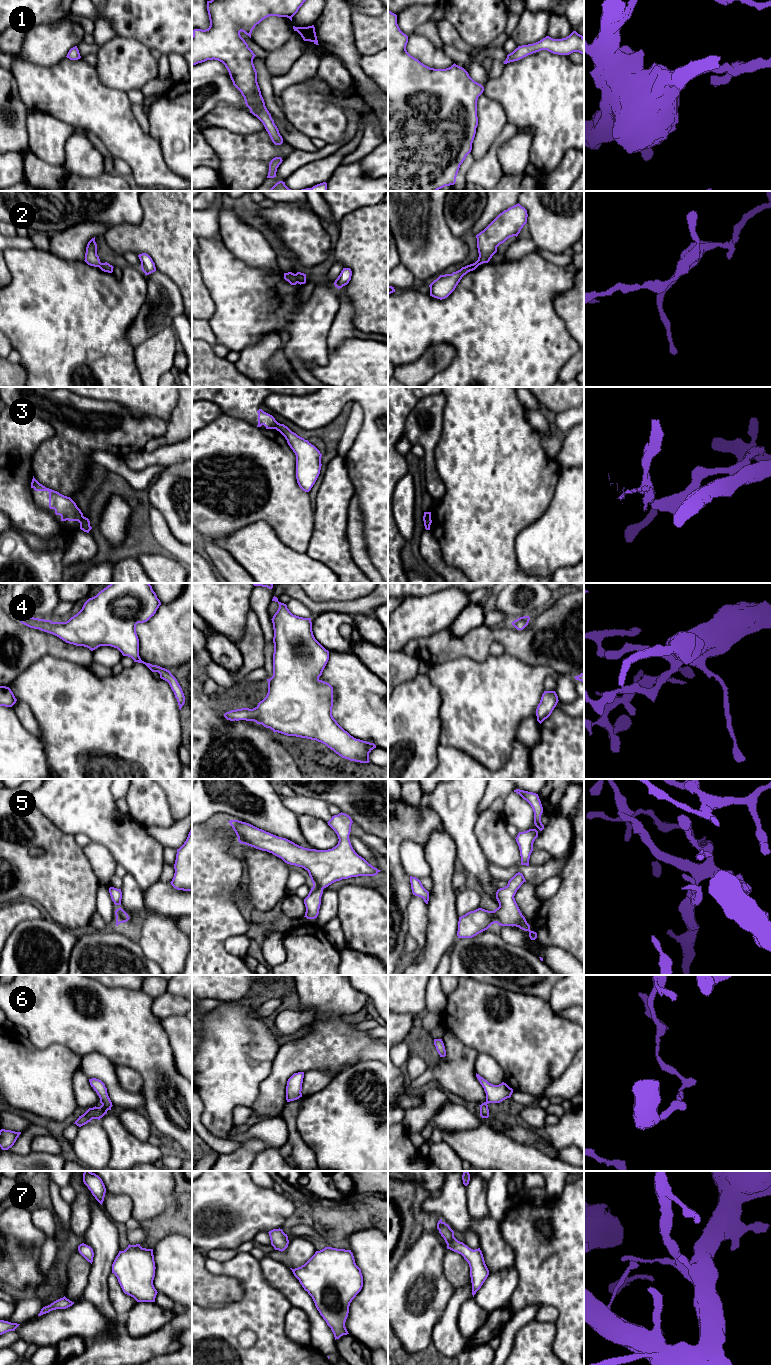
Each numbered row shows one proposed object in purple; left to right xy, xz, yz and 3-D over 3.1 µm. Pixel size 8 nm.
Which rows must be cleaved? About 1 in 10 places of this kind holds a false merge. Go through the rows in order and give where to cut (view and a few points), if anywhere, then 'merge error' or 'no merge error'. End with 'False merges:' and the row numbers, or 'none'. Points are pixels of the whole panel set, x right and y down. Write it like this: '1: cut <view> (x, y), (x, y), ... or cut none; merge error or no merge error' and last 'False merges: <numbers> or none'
1: cut none; no merge error
2: cut xz (294, 274), (297, 282); merge error
3: cut xy (83, 516), (79, 522); merge error
4: cut none; no merge error
5: cut none; no merge error
6: cut none; no merge error
7: cut none; no merge error
False merges: 2, 3

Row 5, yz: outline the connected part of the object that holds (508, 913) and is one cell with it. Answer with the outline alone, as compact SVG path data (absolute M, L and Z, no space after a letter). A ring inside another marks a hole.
M516 873L508 884L497 890L496 899L499 907L494 911L478 908L459 917L458 938L472 938L487 930L492 924L499 926L516 926L529 932L531 940L537 938L537 933L530 930L530 925L522 915L516 901L515 894L521 885L526 882L522 873Z

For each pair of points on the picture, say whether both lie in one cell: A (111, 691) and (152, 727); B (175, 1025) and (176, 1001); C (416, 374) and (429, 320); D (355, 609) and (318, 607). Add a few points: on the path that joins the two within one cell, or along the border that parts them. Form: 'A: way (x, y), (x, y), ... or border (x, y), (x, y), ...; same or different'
A: way (121, 701), (142, 722); same
B: border (181, 1015), (170, 1015), (162, 1020); different
C: border (440, 344), (430, 346), (414, 361), (398, 366); different
D: way (346, 607), (327, 607); same

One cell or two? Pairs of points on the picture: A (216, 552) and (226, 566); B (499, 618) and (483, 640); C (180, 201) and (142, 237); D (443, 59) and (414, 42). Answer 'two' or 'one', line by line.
A: one
B: two
C: one
D: one

